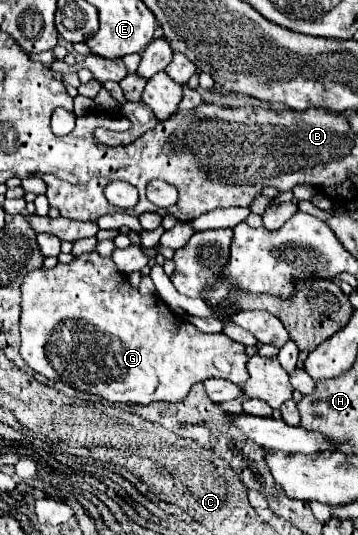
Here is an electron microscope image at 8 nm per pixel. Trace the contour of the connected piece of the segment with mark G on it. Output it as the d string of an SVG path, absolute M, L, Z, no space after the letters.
M98 252L82 254L70 264L56 264L50 270L38 268L26 274L22 282L20 334L20 354L34 372L46 376L48 380L70 384L76 390L98 394L108 402L180 402L188 396L194 384L208 378L226 378L238 384L248 380L248 354L242 344L230 340L222 332L204 334L188 320L168 310L168 306L158 296L142 296L116 268L114 260L104 258Z

